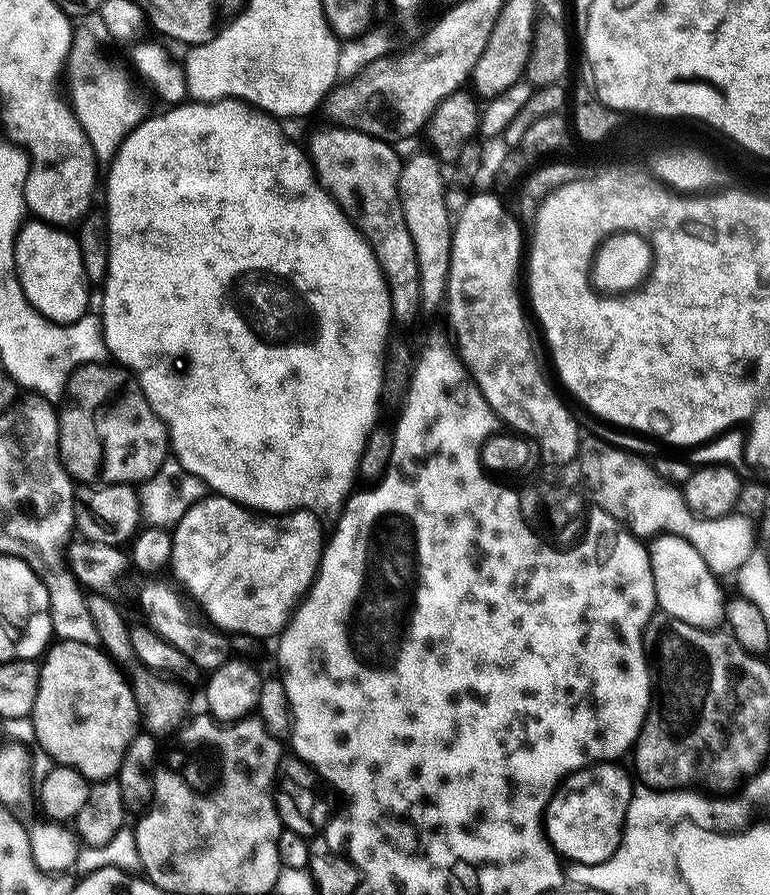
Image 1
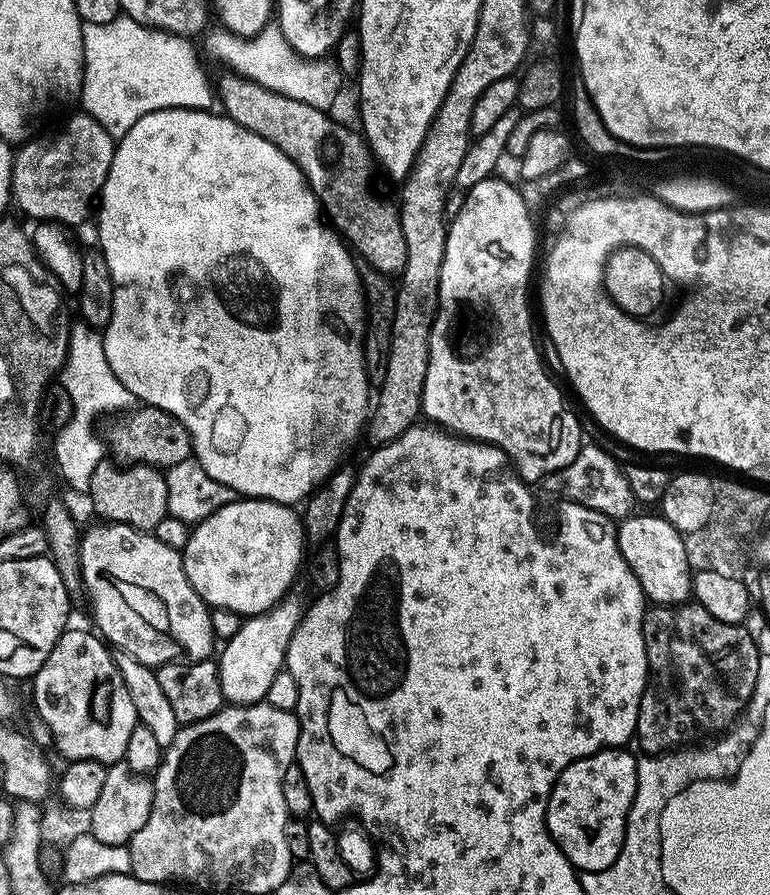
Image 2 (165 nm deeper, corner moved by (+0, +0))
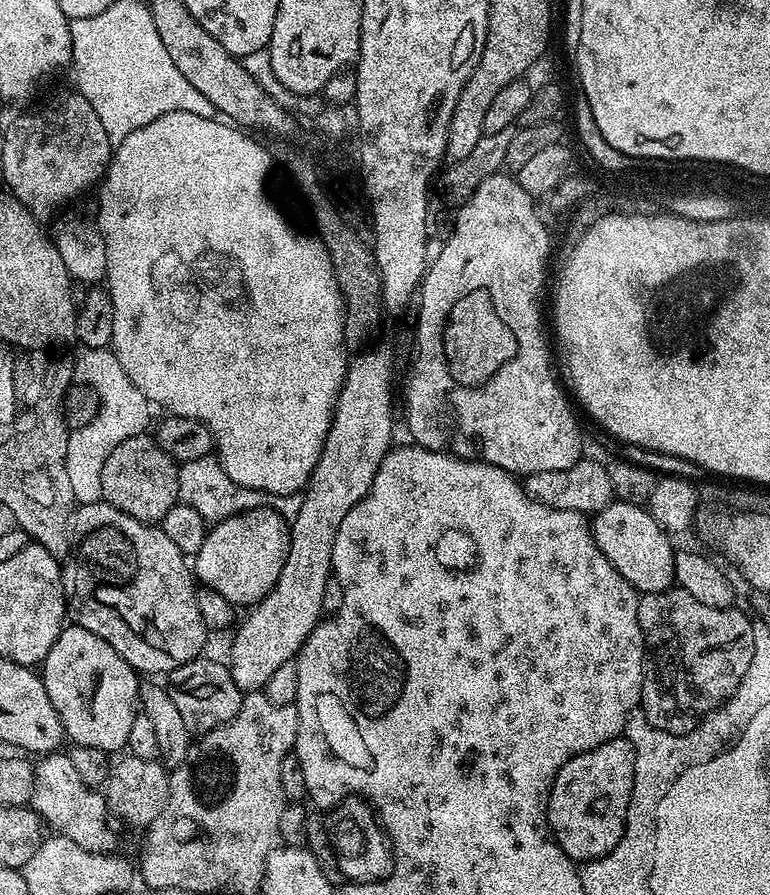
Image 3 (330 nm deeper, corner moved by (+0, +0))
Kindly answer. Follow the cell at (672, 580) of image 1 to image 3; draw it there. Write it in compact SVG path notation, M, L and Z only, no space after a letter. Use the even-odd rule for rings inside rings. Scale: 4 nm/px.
M613 502L606 505L602 512L595 513L590 523L598 550L606 554L610 566L614 566L614 570L618 570L626 582L636 587L637 593L661 592L673 587L676 552L668 541L671 539L653 525L652 516L647 510L638 510L632 504Z

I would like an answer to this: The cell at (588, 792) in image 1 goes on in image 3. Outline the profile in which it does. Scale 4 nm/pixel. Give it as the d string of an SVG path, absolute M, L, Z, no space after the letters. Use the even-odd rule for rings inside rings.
M626 738L607 740L594 750L570 758L558 770L552 788L548 791L548 826L556 844L570 859L577 862L596 860L618 846L624 833L626 814L634 786L636 751Z

